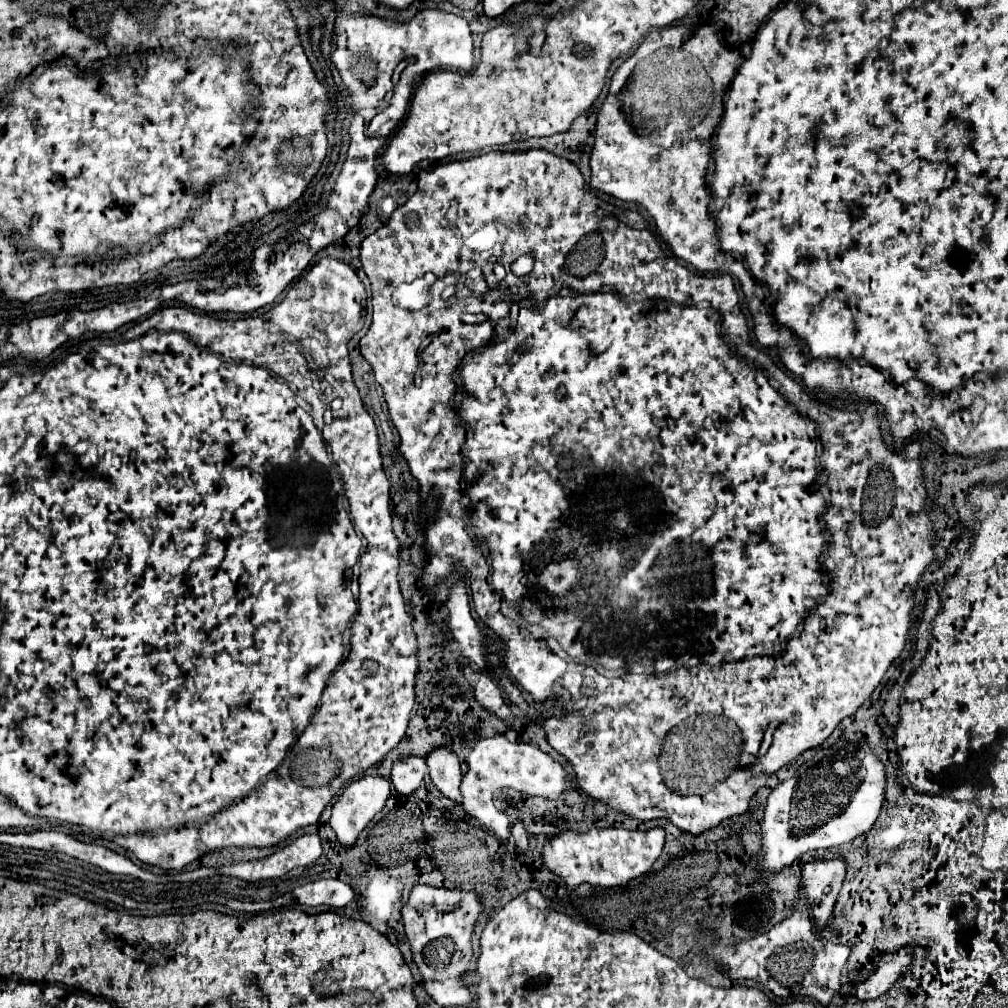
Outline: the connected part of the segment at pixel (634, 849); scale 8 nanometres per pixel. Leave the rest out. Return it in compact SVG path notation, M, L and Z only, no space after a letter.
M590 829L586 833L565 830L542 843L540 861L542 867L560 877L568 889L576 889L582 883L592 887L626 887L632 879L650 871L652 863L660 857L664 847L664 829L650 831L630 829Z

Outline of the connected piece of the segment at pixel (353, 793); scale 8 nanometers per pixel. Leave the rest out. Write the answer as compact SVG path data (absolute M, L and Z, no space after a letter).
M362 777L352 781L332 805L330 827L342 847L352 847L362 829L374 819L390 797L390 783L382 777Z

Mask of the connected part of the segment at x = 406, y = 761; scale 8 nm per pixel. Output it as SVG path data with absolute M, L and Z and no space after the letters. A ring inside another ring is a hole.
M400 757L392 767L392 785L398 797L410 797L426 775L426 761L422 757Z

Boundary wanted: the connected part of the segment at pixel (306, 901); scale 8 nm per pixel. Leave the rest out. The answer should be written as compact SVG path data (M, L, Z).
M320 879L308 885L302 885L296 891L296 899L302 905L330 905L330 907L346 907L354 899L354 891L350 885L338 879Z

